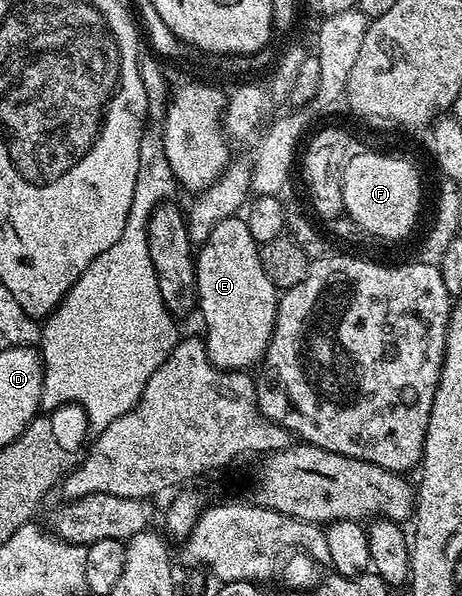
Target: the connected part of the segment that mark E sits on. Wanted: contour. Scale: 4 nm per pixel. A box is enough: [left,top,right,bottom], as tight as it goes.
[195,217,280,372]

